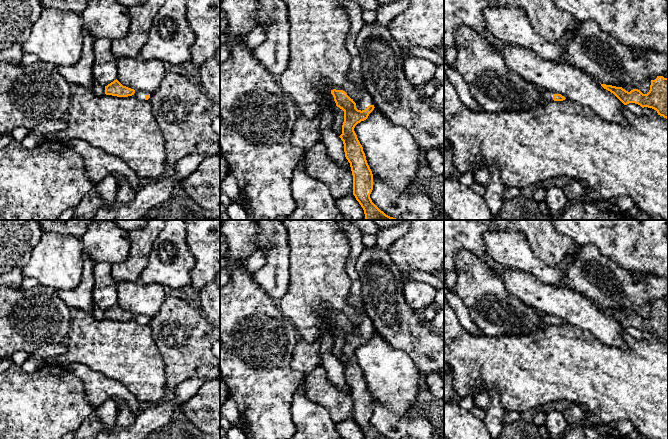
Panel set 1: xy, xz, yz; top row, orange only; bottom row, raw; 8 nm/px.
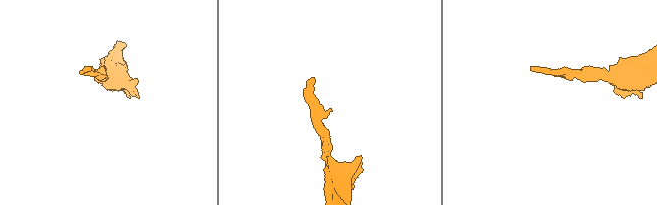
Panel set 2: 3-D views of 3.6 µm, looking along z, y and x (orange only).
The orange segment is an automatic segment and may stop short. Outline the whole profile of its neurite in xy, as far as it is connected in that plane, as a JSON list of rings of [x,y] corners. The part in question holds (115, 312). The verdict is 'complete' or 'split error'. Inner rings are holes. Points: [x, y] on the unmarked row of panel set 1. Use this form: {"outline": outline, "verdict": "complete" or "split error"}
{"outline": [[[117,303],[105,310],[105,318],[117,321],[128,321],[135,319],[139,324],[142,325],[148,325],[150,322],[149,317],[123,310]]], "verdict": "split error"}

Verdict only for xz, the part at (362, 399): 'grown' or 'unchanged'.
grown

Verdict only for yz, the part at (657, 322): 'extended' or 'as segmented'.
as segmented

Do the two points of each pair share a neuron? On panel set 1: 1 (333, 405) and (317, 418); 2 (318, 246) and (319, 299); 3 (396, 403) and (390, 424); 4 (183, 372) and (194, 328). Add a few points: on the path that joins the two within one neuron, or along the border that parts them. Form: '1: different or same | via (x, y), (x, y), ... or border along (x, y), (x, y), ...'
1: different | border along (307, 396), (326, 409), (335, 425)
2: same | via (318, 259), (318, 286)
3: different | border along (373, 399), (400, 415), (407, 414), (415, 405)
4: same | via (183, 361), (185, 358), (185, 339)

